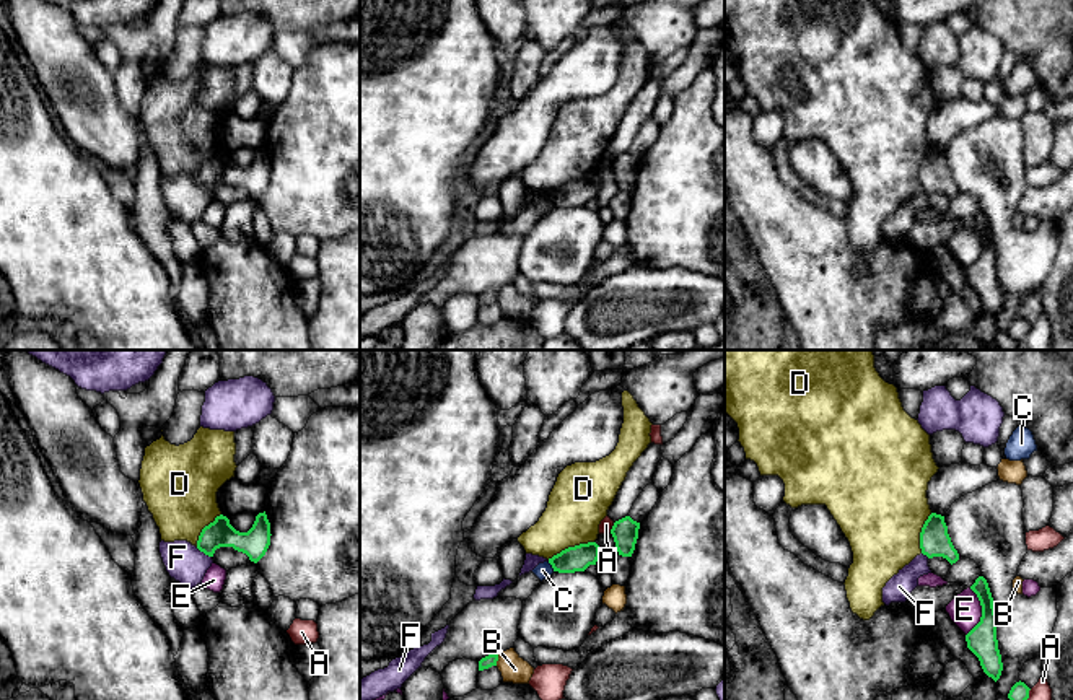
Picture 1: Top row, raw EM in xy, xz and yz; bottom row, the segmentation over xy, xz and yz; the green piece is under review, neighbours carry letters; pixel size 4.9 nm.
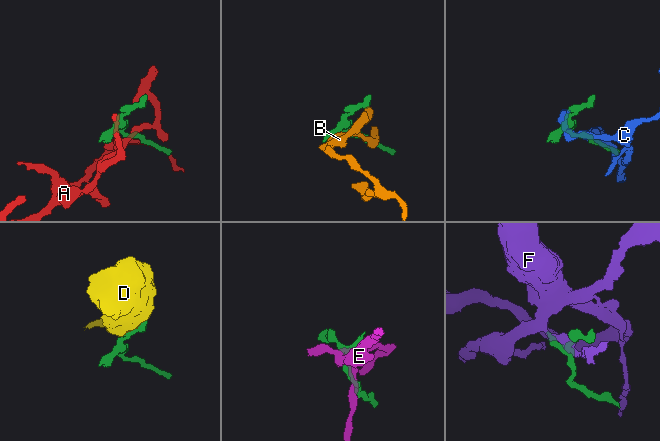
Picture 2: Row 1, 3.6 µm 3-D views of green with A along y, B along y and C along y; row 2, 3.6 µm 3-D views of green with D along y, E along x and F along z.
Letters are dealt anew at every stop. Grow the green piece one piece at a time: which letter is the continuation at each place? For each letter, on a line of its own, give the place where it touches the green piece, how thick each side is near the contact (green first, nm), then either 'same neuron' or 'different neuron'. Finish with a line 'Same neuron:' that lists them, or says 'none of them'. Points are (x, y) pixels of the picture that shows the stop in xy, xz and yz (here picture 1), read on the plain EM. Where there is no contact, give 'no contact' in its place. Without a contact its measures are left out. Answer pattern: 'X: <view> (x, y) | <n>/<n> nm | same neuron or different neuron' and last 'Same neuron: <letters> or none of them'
A: xz (613, 163) | 130/70 nm | same neuron
B: xz (497, 295) | 60/130 nm | different neuron
C: xz (552, 202) | 130/80 nm | different neuron
D: xz (570, 183) | 130/300 nm | different neuron
E: yz (982, 248) | 150/160 nm | different neuron
F: xy (204, 188) | 140/190 nm | different neuron
Same neuron: A

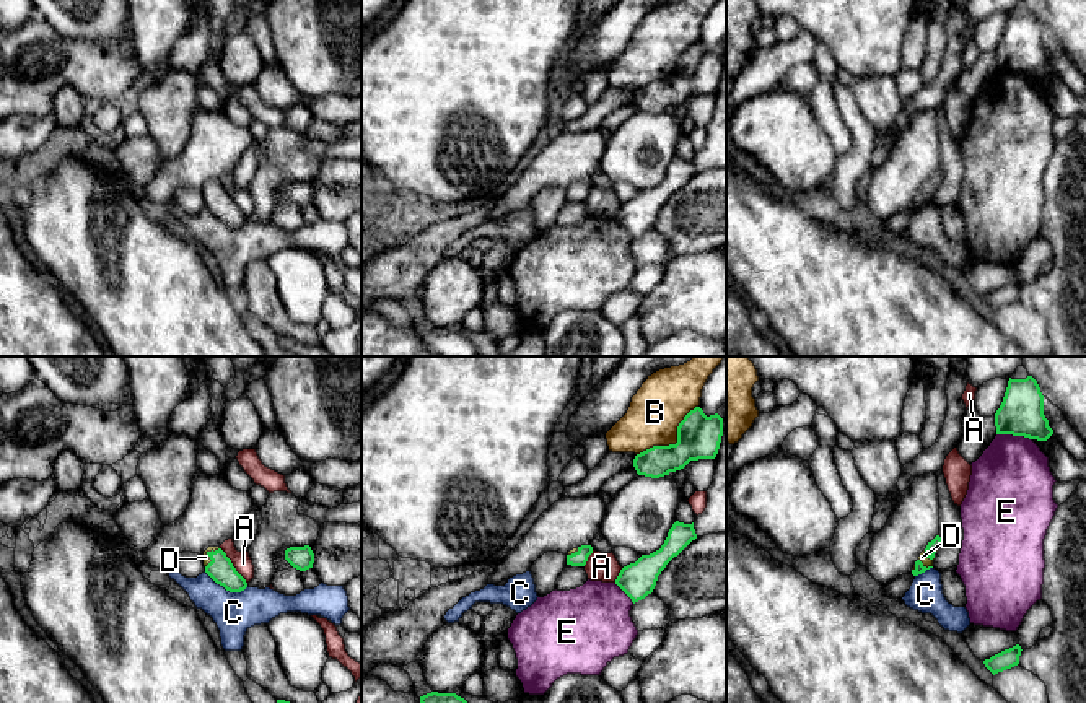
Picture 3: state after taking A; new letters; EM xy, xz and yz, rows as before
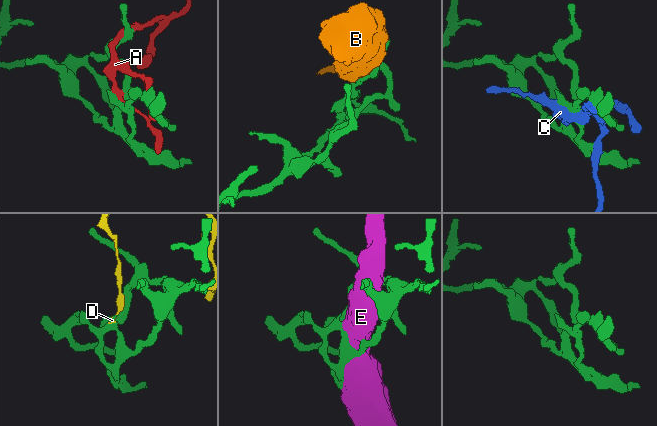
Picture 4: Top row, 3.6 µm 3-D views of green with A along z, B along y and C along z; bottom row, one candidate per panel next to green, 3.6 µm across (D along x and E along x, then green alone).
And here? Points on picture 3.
A: xy (232, 200) | 120/90 nm | different neuron
B: xz (676, 78) | 220/260 nm | different neuron
C: xy (227, 225) | 120/200 nm | different neuron
D: xy (207, 189) | 120/40 nm | different neuron
E: yz (1015, 70) | 220/420 nm | different neuron
Same neuron: none of them

